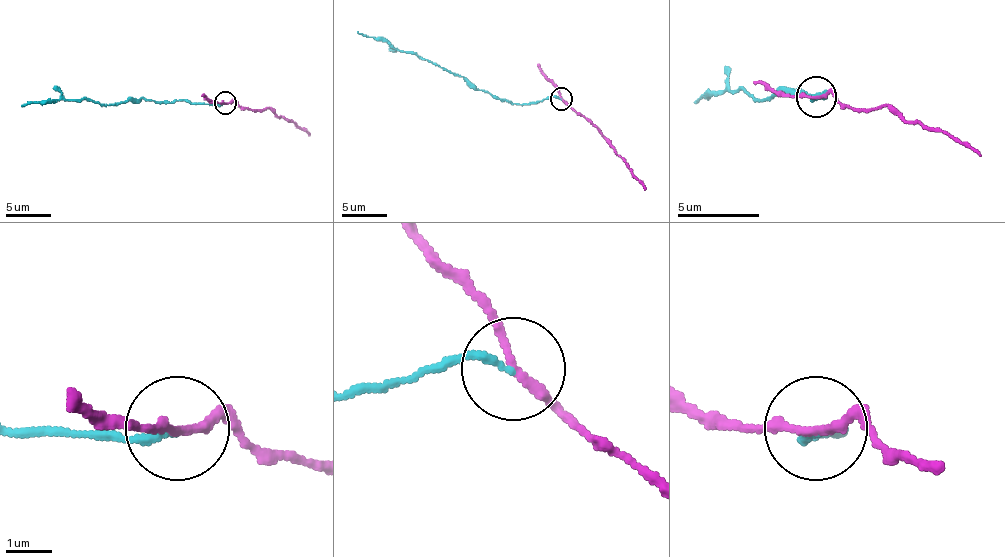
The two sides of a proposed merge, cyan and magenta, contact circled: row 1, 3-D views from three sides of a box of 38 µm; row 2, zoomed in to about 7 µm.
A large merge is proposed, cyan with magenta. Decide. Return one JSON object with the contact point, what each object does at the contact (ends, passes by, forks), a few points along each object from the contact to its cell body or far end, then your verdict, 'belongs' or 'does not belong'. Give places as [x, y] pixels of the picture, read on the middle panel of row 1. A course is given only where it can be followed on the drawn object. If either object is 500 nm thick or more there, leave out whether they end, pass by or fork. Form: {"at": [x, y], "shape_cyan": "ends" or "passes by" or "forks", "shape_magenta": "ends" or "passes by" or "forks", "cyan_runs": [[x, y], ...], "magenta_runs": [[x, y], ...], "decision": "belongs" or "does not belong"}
{"at": [561, 99], "shape_cyan": "ends", "shape_magenta": "passes by", "cyan_runs": [[562, 98], [508, 103], [474, 89], [442, 67], [357, 31]], "magenta_runs": [[562, 98], [589, 121], [645, 190]], "decision": "does not belong"}

